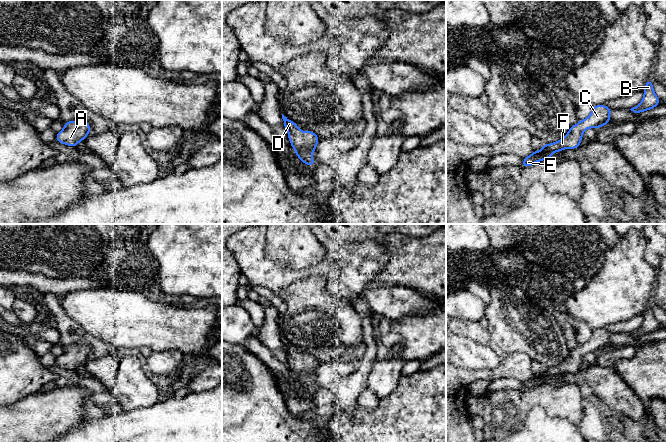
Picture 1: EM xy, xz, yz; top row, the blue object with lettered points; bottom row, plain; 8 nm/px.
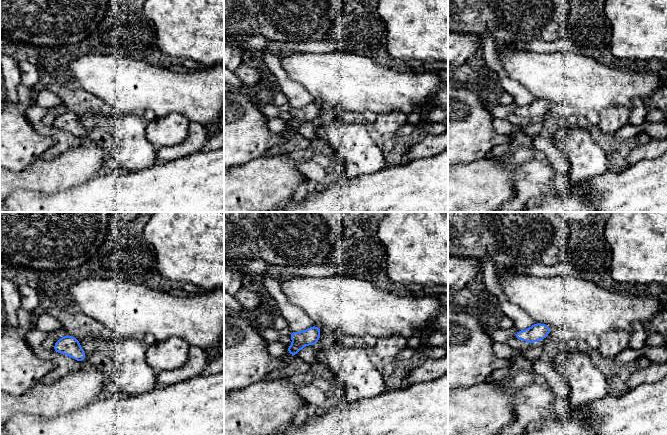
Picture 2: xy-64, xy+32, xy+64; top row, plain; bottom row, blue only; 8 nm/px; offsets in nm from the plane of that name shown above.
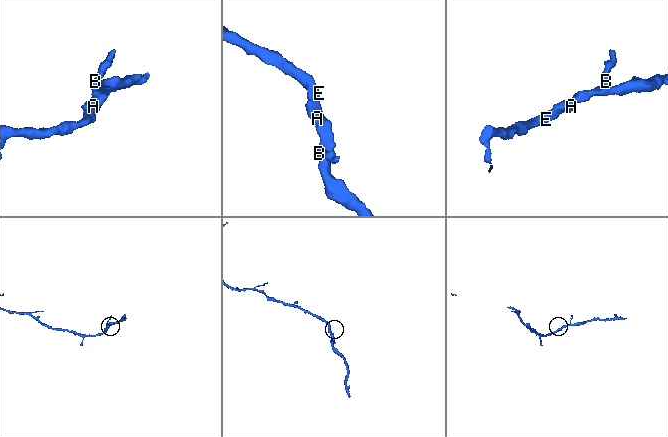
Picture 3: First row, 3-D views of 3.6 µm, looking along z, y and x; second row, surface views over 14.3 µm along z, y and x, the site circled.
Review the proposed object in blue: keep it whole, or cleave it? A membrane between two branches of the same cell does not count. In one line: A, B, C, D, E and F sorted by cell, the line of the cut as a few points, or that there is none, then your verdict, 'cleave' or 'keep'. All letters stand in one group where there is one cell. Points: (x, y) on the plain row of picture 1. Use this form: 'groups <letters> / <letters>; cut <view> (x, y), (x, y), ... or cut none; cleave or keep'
groups A B C D E F; cut none; keep

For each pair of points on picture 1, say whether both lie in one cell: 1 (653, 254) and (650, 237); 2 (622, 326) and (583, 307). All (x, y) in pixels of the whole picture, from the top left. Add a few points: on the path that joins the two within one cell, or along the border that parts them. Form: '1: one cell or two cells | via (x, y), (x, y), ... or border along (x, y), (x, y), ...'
1: one cell | via (653, 250), (653, 241)
2: two cells | border along (638, 314), (625, 320), (608, 324), (604, 328)

